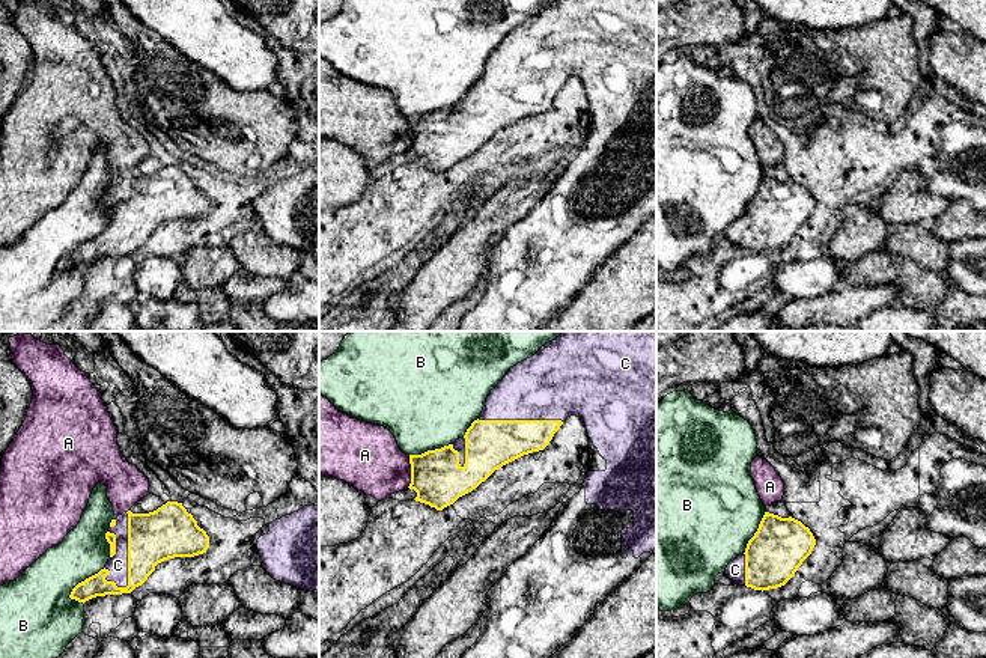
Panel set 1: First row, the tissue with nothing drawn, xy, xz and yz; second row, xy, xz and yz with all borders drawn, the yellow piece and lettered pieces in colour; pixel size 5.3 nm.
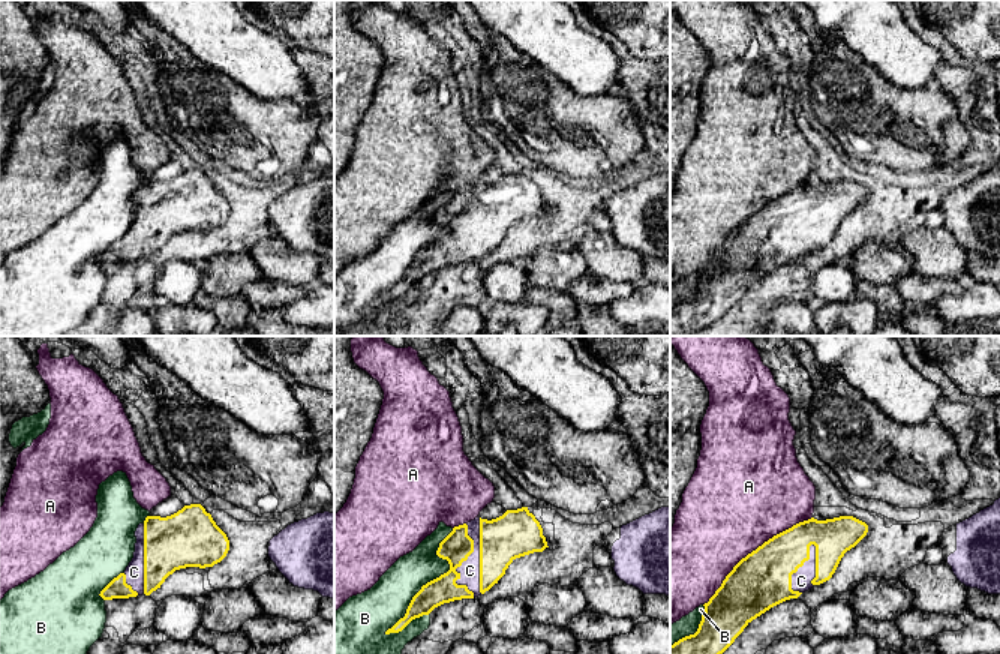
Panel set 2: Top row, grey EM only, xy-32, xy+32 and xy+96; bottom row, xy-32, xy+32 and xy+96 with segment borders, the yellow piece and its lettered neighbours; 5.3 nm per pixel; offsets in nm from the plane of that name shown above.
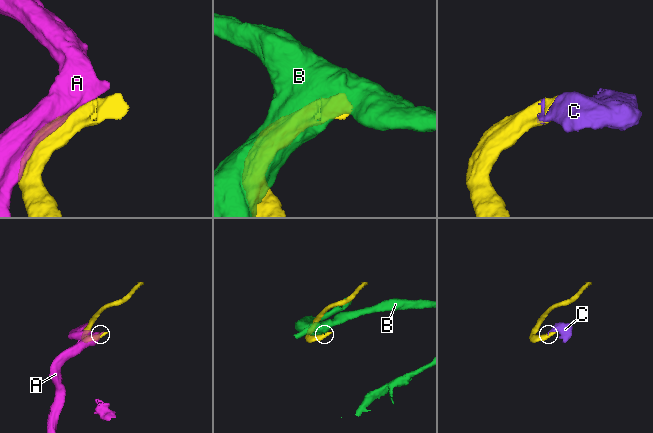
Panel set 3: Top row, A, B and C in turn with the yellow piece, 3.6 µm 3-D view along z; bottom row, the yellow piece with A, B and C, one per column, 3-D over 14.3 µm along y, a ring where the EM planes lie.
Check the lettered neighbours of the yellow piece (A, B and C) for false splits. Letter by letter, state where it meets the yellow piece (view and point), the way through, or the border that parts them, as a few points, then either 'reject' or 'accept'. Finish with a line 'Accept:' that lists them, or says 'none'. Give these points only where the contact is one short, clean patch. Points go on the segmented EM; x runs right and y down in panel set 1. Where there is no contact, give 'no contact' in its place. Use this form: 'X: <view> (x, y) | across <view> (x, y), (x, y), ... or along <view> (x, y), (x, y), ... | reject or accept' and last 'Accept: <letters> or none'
A: xz (411, 472) | reject
B: xy (86, 578) | reject
C: xy (128, 553) | accept
Accept: C

